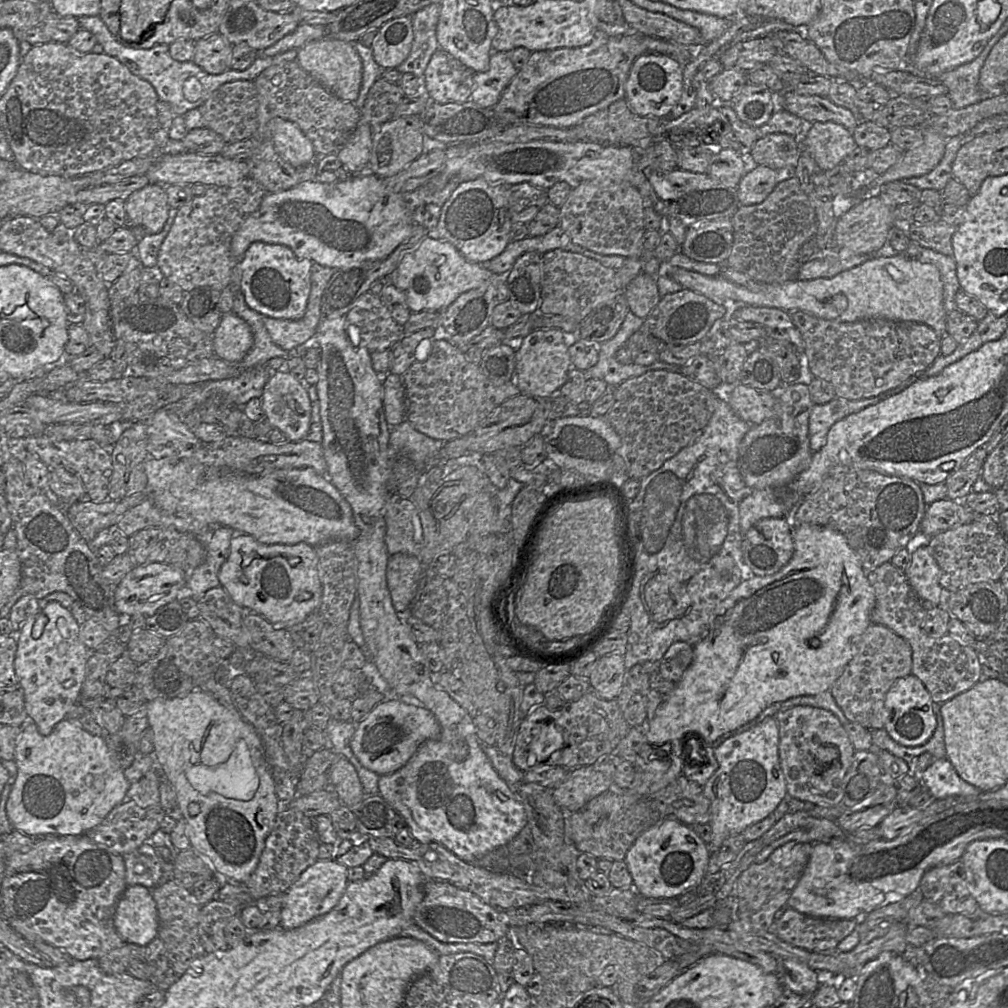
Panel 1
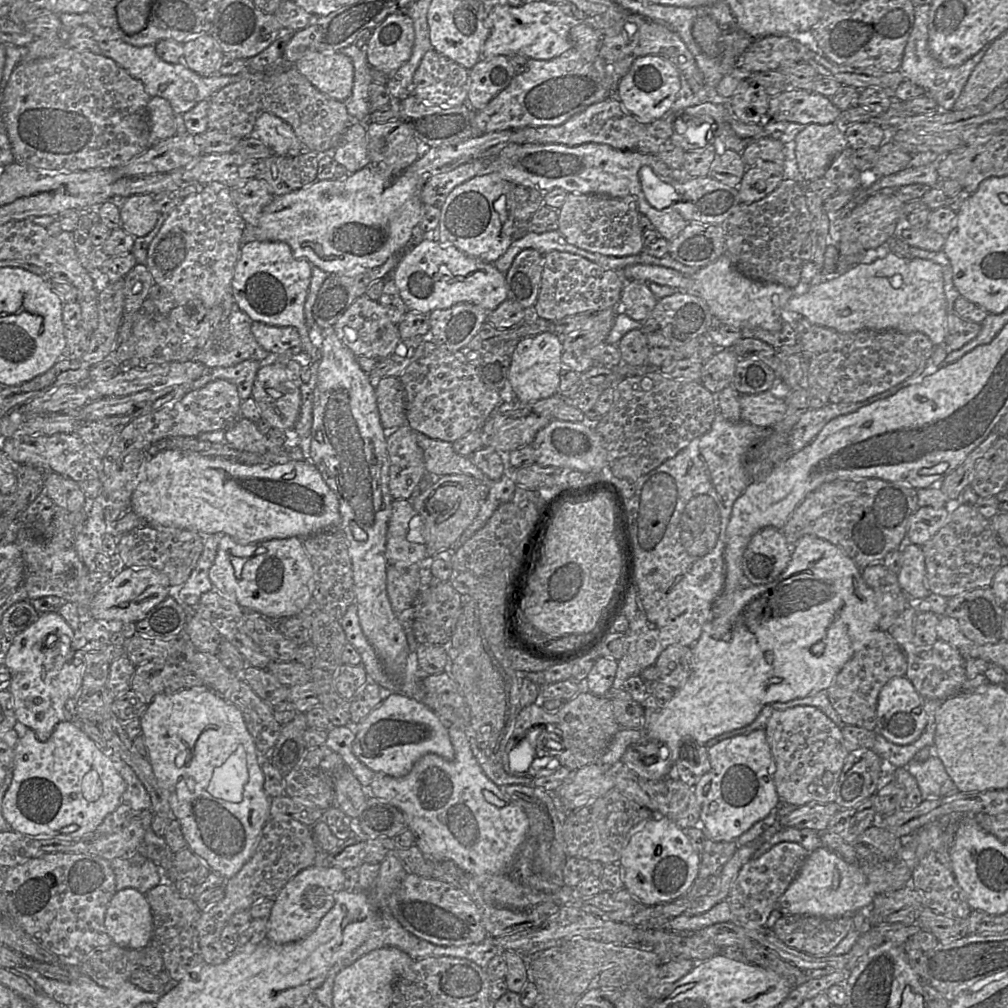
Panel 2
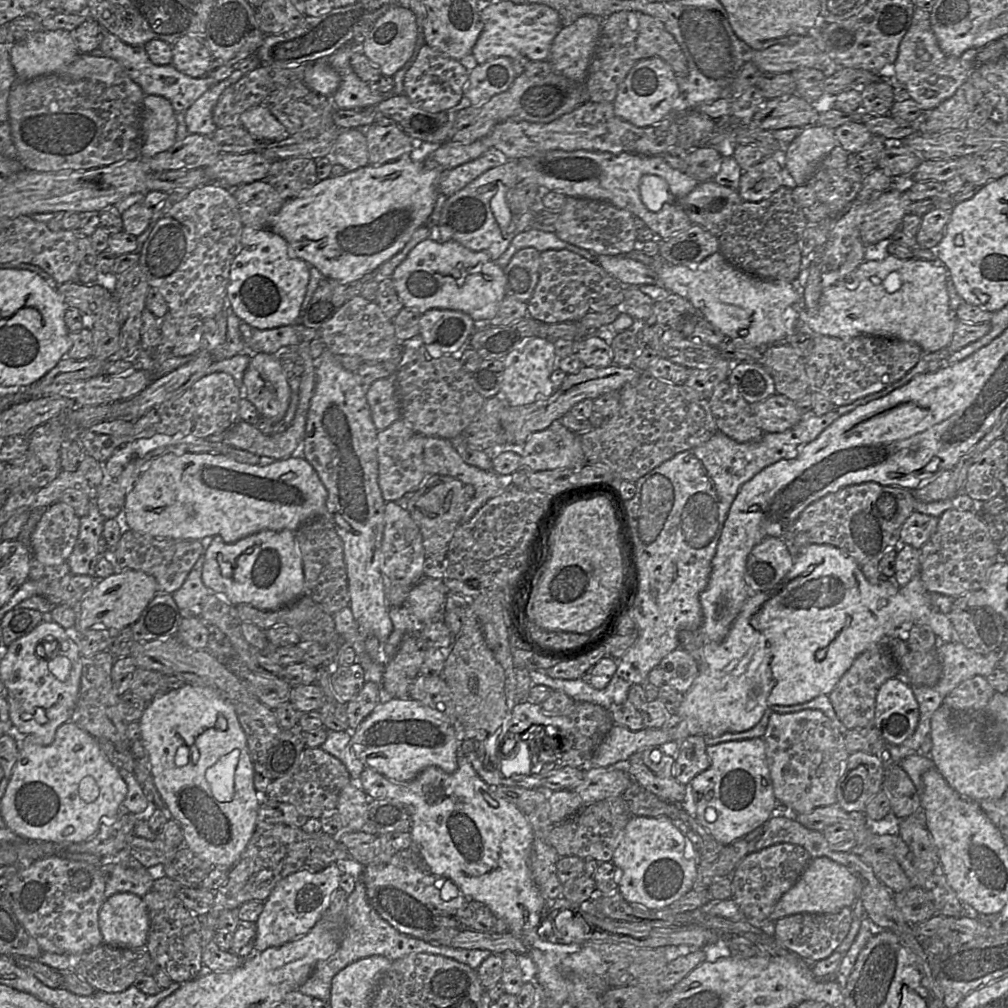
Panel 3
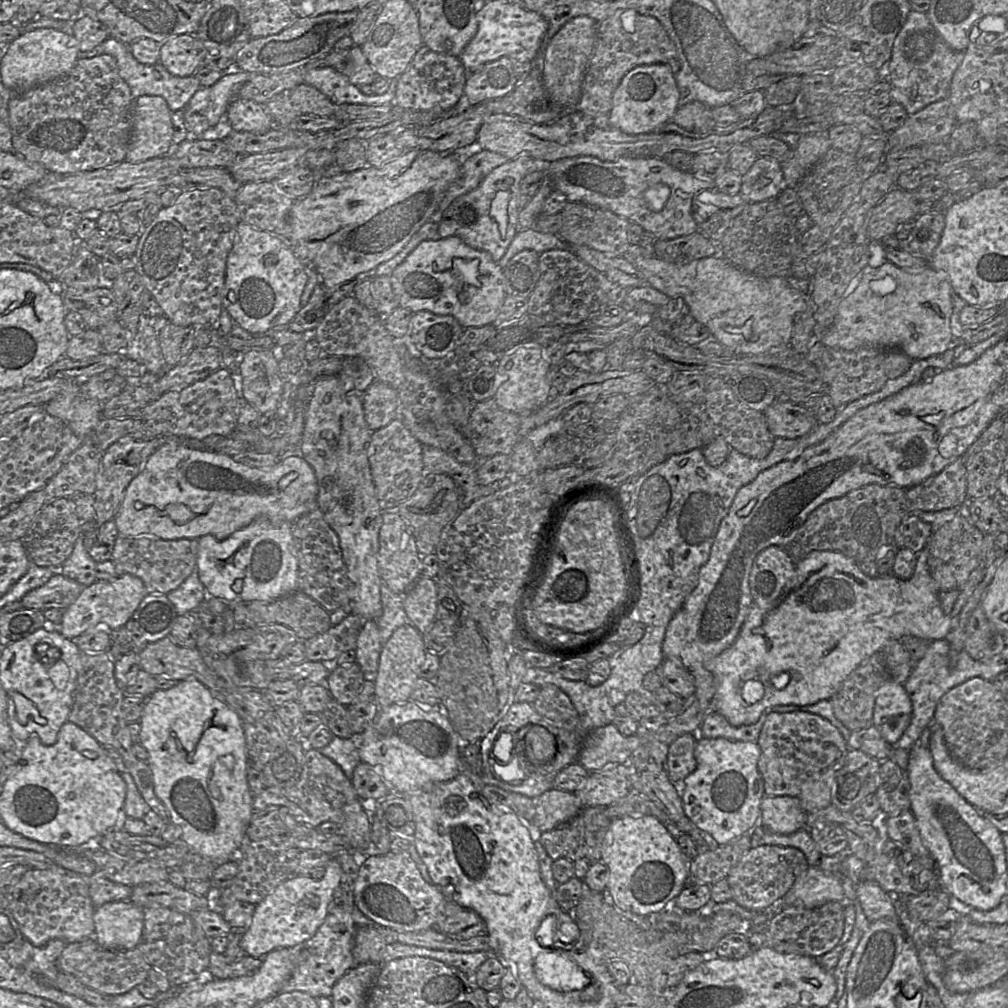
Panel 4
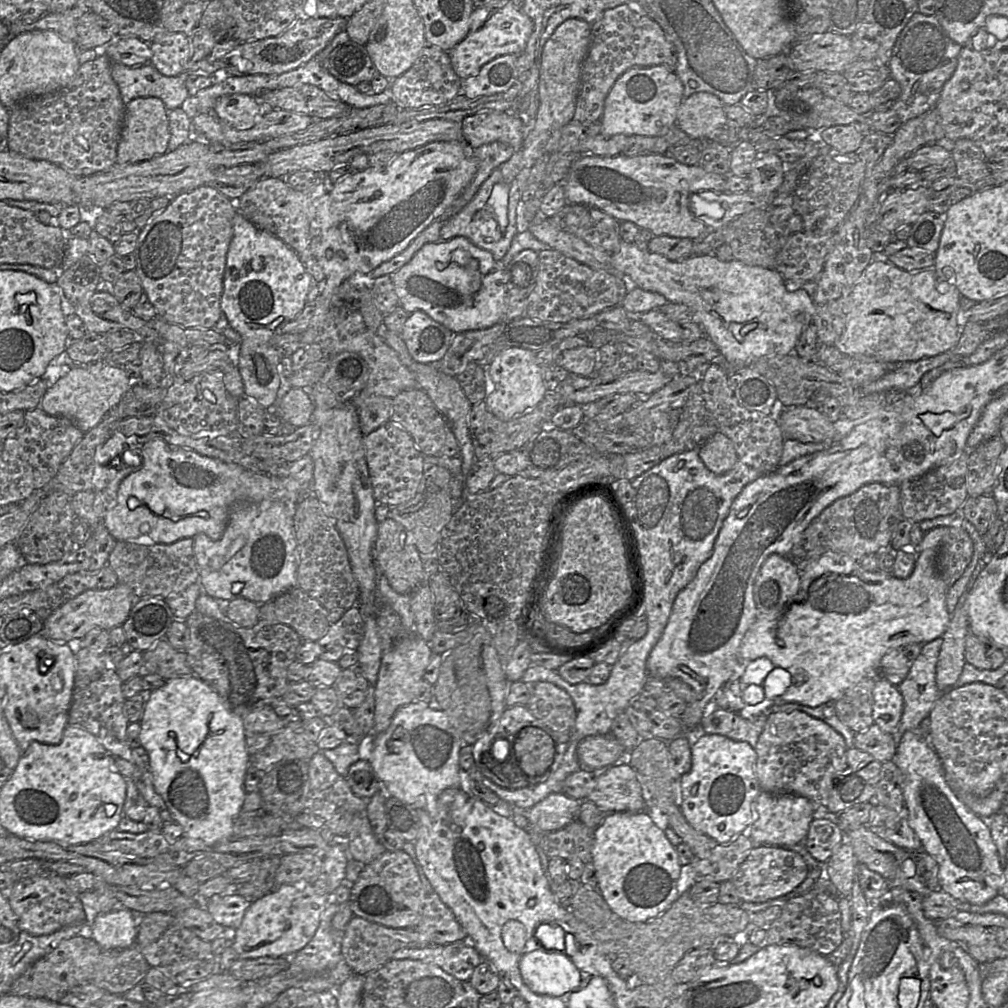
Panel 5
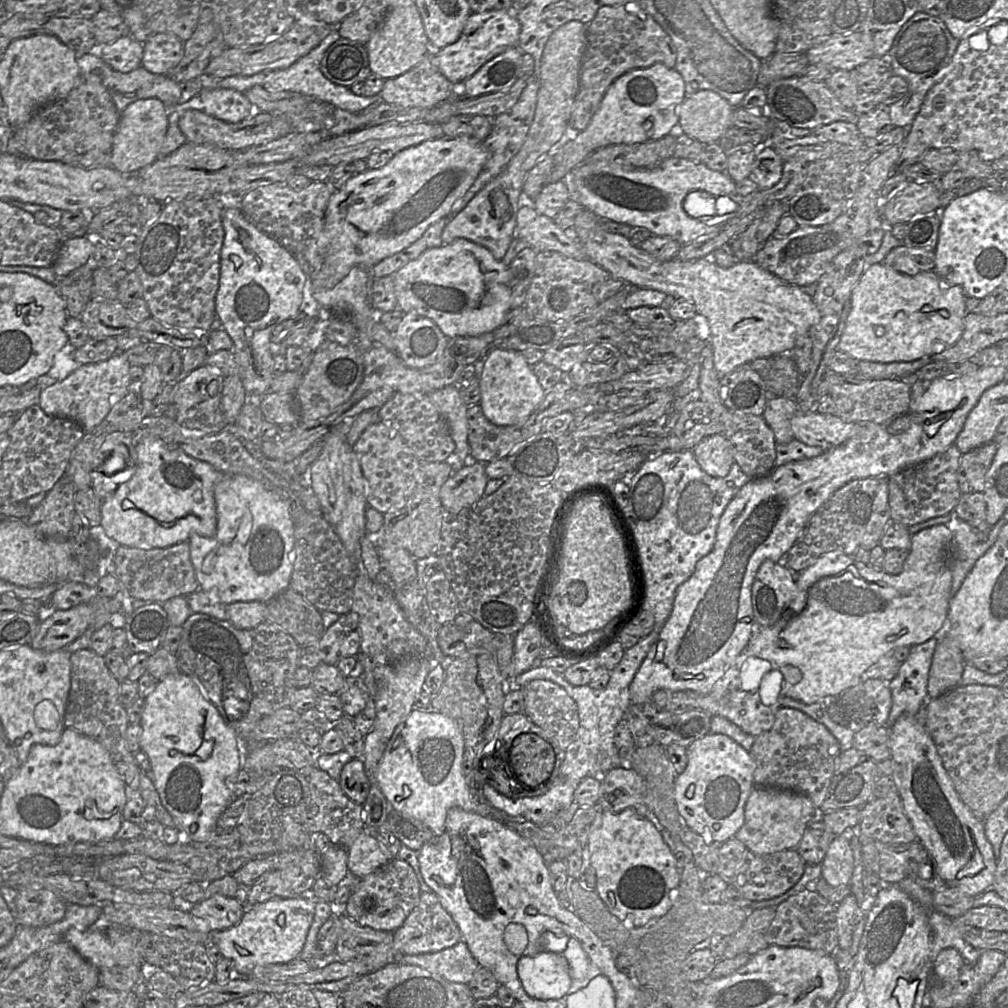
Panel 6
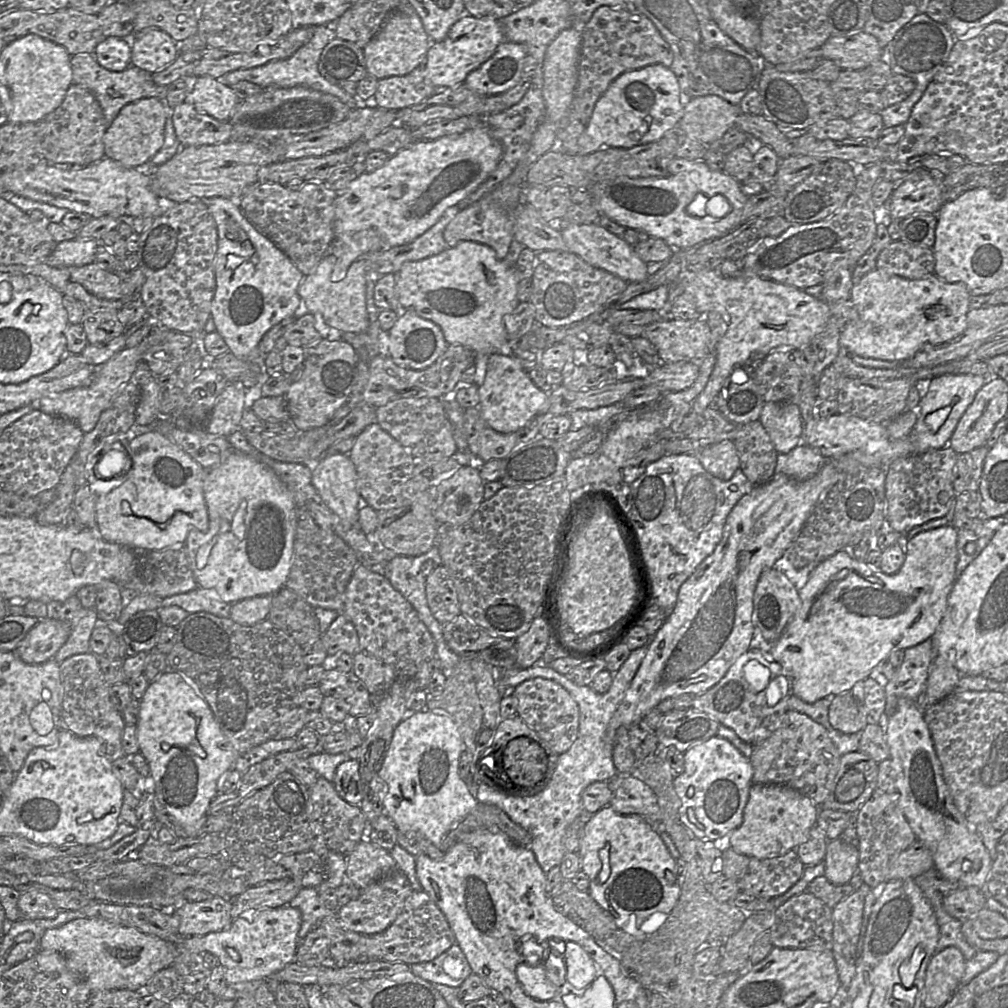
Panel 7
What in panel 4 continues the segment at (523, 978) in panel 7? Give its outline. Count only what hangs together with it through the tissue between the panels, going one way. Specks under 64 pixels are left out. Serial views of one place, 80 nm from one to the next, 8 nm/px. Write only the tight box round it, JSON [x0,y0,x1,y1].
[534,949,591,992]

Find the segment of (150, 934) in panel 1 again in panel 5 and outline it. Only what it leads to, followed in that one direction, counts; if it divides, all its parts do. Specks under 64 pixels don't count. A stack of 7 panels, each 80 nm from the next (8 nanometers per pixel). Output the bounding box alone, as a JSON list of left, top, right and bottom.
[90,907,140,950]

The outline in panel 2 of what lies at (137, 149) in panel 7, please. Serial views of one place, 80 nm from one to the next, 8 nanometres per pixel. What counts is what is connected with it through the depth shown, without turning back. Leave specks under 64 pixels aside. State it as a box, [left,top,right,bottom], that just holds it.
[148,97,176,143]

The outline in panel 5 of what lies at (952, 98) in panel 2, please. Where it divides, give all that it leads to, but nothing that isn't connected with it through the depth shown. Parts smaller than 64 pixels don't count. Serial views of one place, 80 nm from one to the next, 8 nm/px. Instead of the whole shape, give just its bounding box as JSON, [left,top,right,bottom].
[888,11,962,123]

